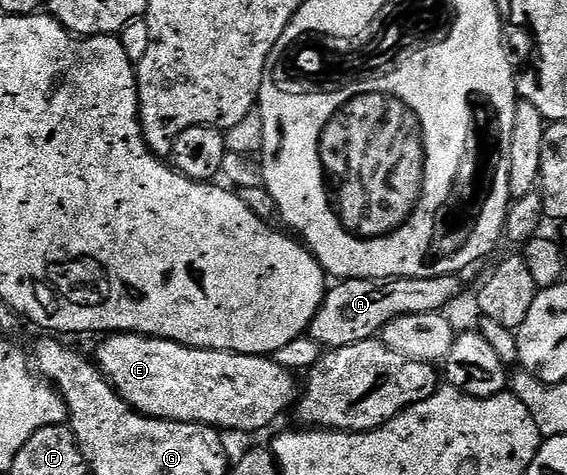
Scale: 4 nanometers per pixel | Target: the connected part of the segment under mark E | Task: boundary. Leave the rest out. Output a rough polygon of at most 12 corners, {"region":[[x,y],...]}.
{"region":[[113,333],[95,362],[142,415],[261,431],[299,398],[264,355]]}

